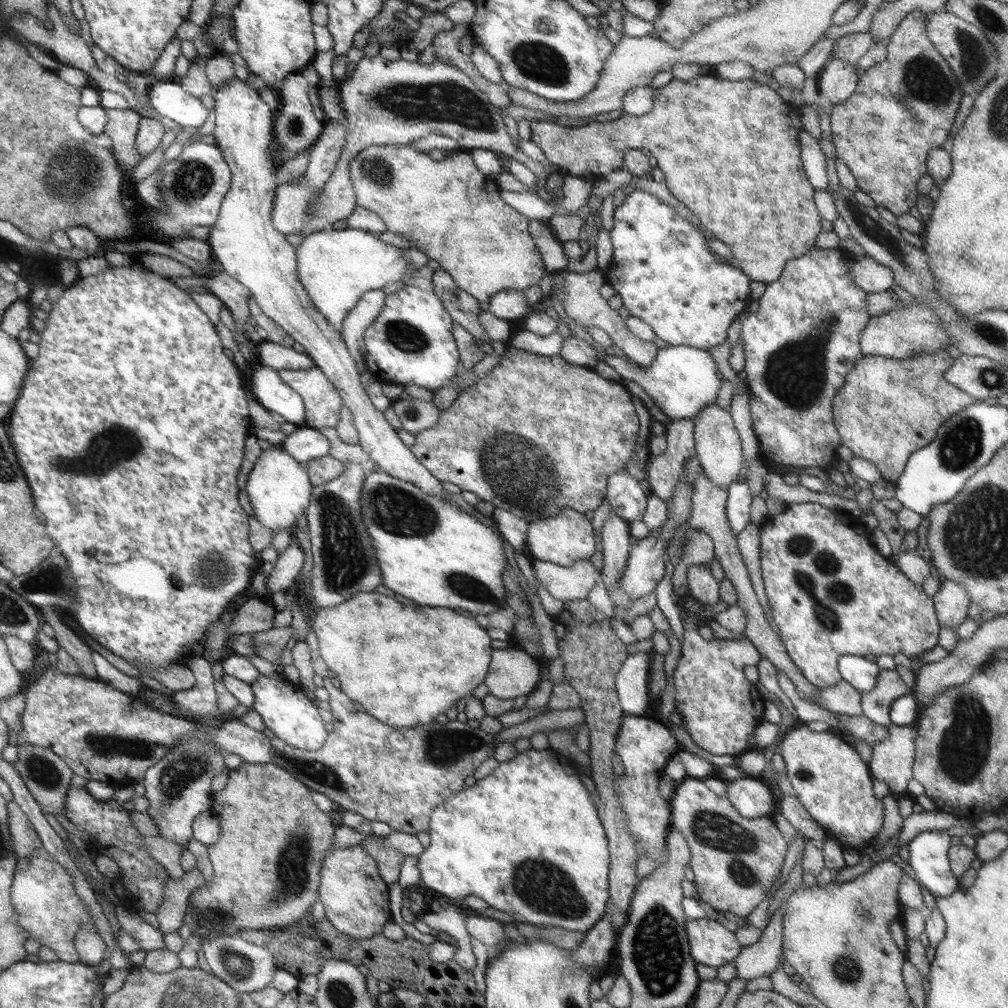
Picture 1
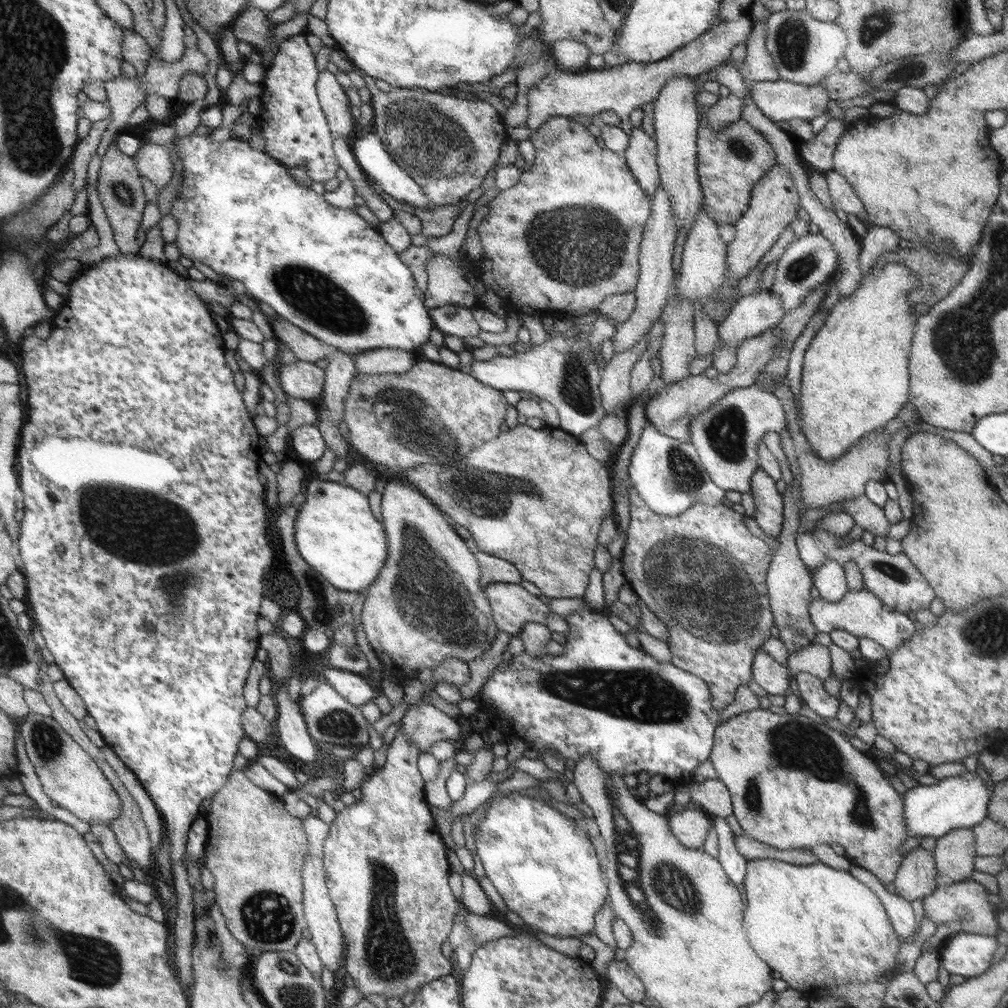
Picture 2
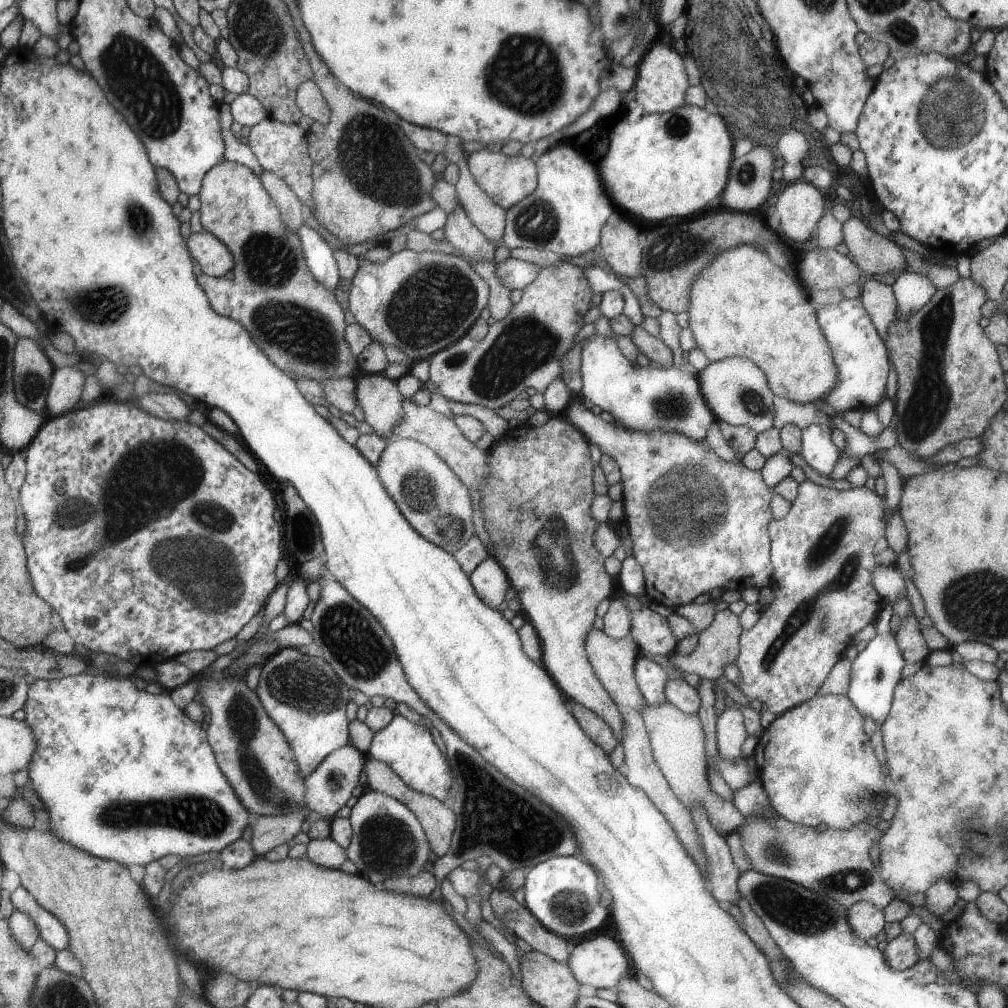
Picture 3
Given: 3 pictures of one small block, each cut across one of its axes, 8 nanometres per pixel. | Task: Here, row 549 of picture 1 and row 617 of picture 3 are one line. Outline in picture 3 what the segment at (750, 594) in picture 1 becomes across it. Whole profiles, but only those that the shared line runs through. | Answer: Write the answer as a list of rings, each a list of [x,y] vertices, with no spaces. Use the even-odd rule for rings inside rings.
[[[729,608],[717,612],[712,624],[699,633],[699,641],[694,652],[688,656],[668,655],[669,664],[672,668],[675,667],[674,670],[678,670],[684,675],[696,674],[701,679],[715,682],[716,678],[720,678],[724,674],[724,666],[735,662],[739,652],[739,638],[742,631],[740,618],[738,618],[737,614],[734,614]]]

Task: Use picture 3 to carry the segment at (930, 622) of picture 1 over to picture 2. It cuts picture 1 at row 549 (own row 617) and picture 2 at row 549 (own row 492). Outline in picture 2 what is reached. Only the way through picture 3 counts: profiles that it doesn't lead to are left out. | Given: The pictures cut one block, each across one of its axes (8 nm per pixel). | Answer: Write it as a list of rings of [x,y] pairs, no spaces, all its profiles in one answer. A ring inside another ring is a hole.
[[[812,529],[812,532],[801,532],[796,536],[799,557],[811,572],[823,566],[827,560],[837,562],[843,569],[849,562],[853,562],[862,574],[865,588],[891,611],[908,614],[911,610],[930,608],[930,602],[935,597],[934,588],[928,584],[916,565],[912,564],[909,556],[904,553],[888,554],[886,551],[864,544],[862,539],[840,546],[843,540],[844,535],[839,536],[838,533],[831,533],[824,529]]]

